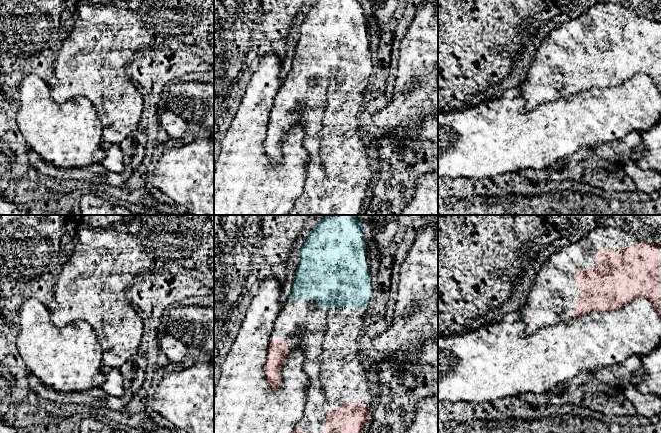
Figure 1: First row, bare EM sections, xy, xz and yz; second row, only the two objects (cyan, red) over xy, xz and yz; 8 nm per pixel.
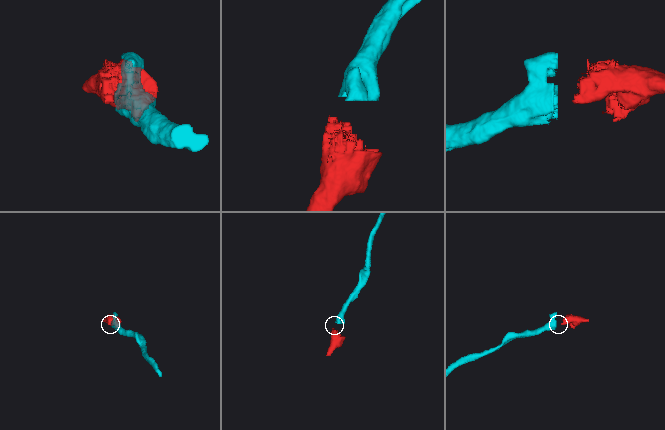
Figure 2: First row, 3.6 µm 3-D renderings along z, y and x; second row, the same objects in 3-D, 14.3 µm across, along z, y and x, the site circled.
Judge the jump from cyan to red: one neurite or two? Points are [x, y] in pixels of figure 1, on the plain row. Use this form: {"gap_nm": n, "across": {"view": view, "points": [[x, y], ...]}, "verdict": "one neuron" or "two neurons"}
{"gap_nm": 320, "across": {"view": "xz", "points": [[288, 75], [285, 116]]}, "verdict": "one neuron"}

